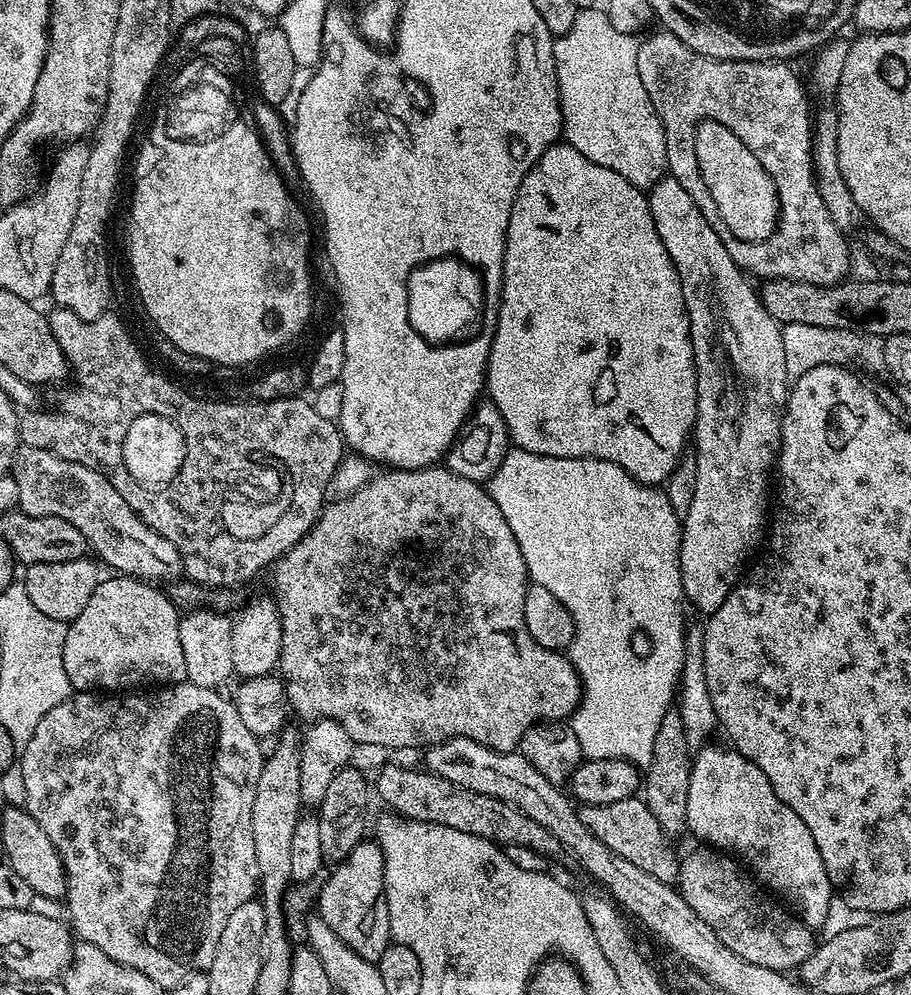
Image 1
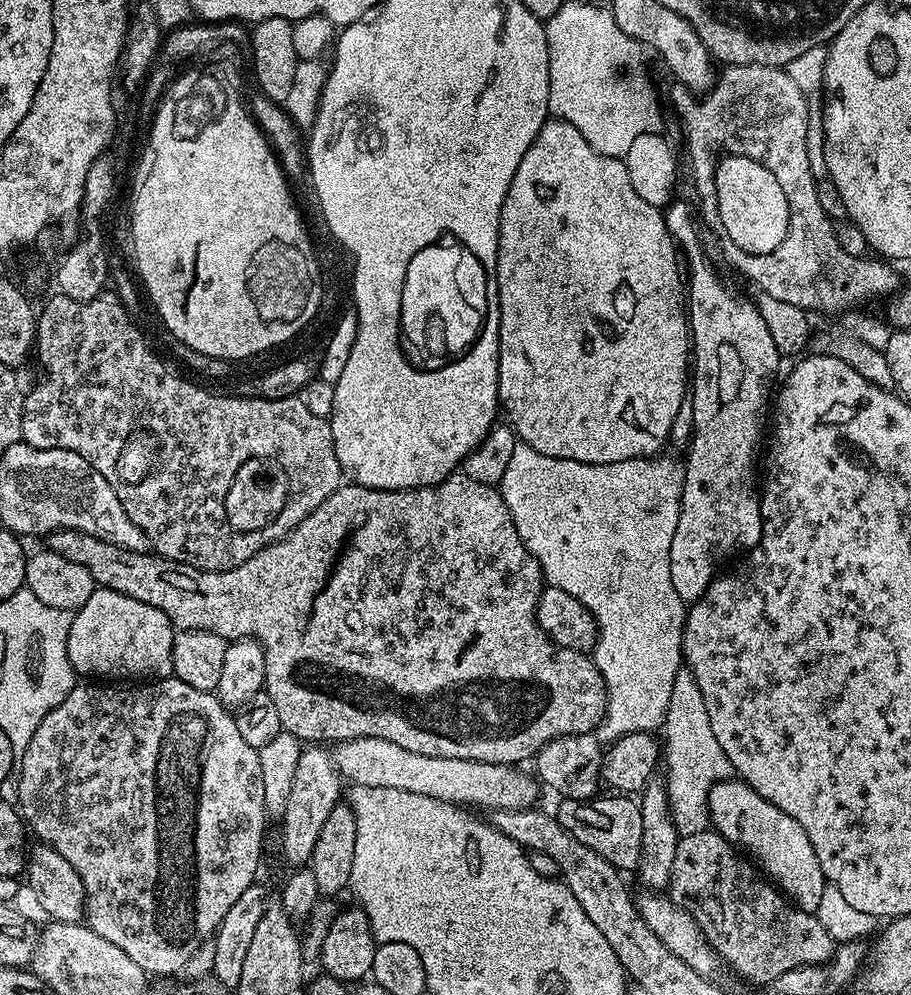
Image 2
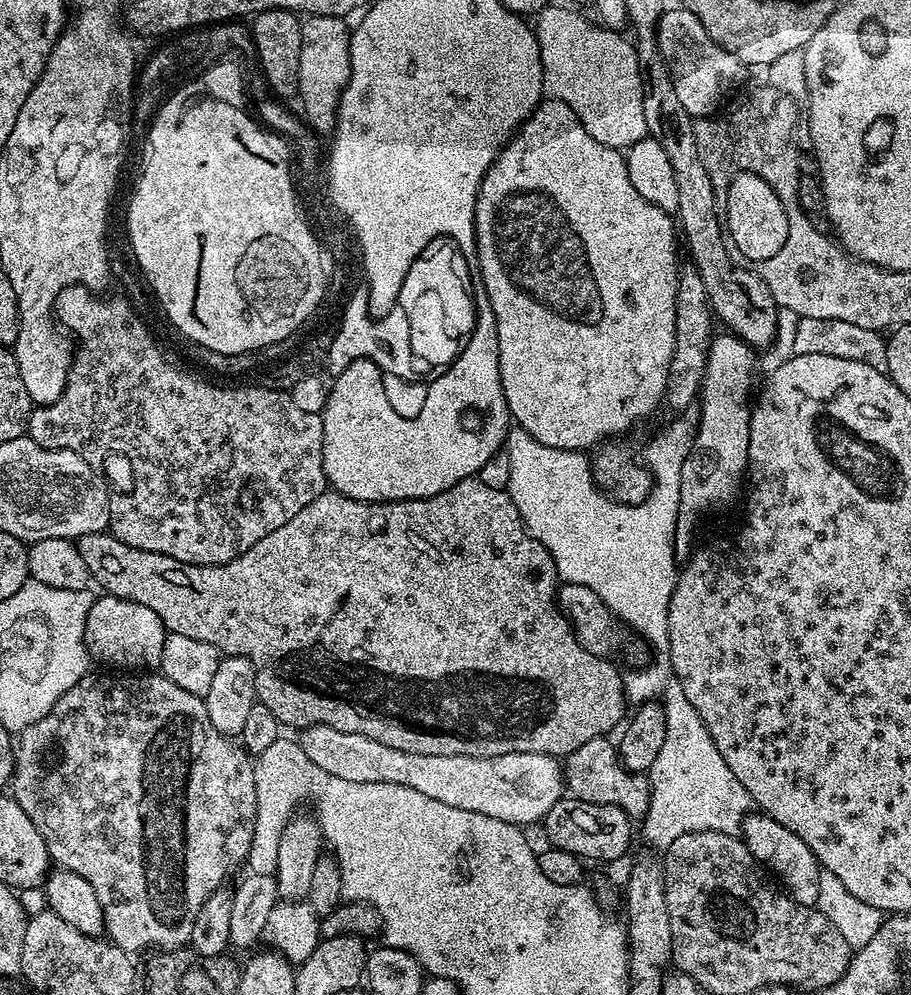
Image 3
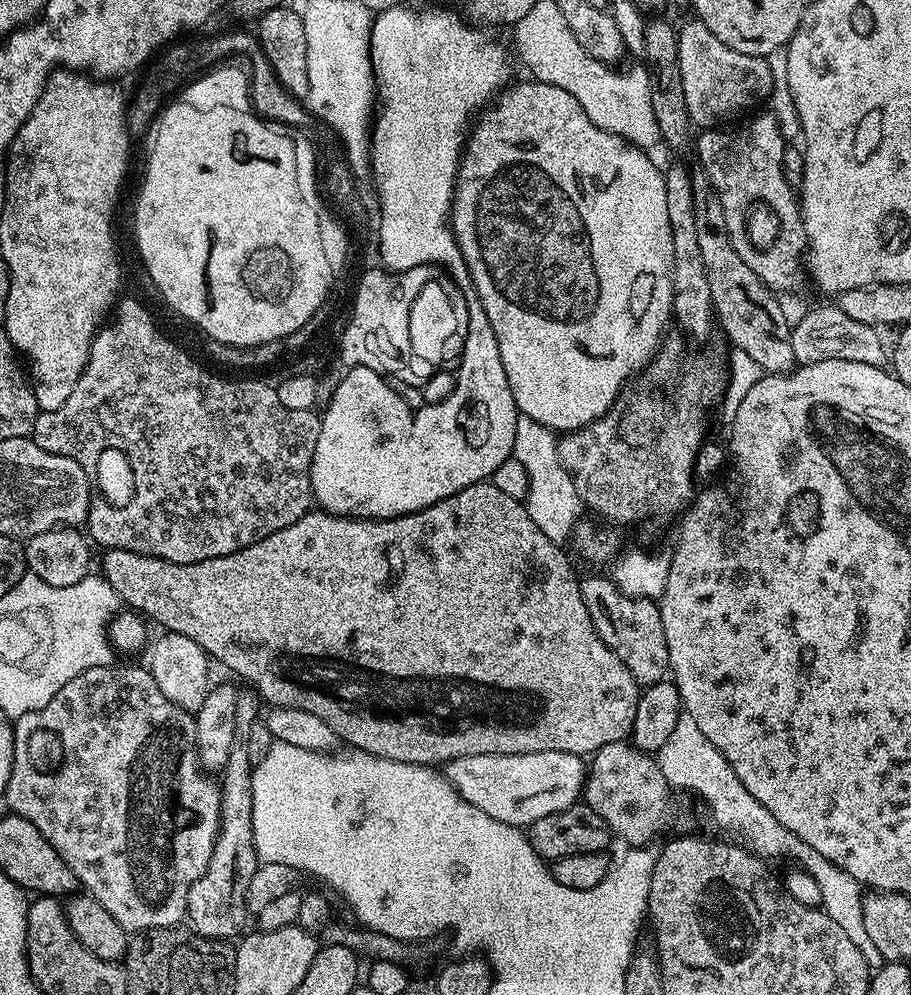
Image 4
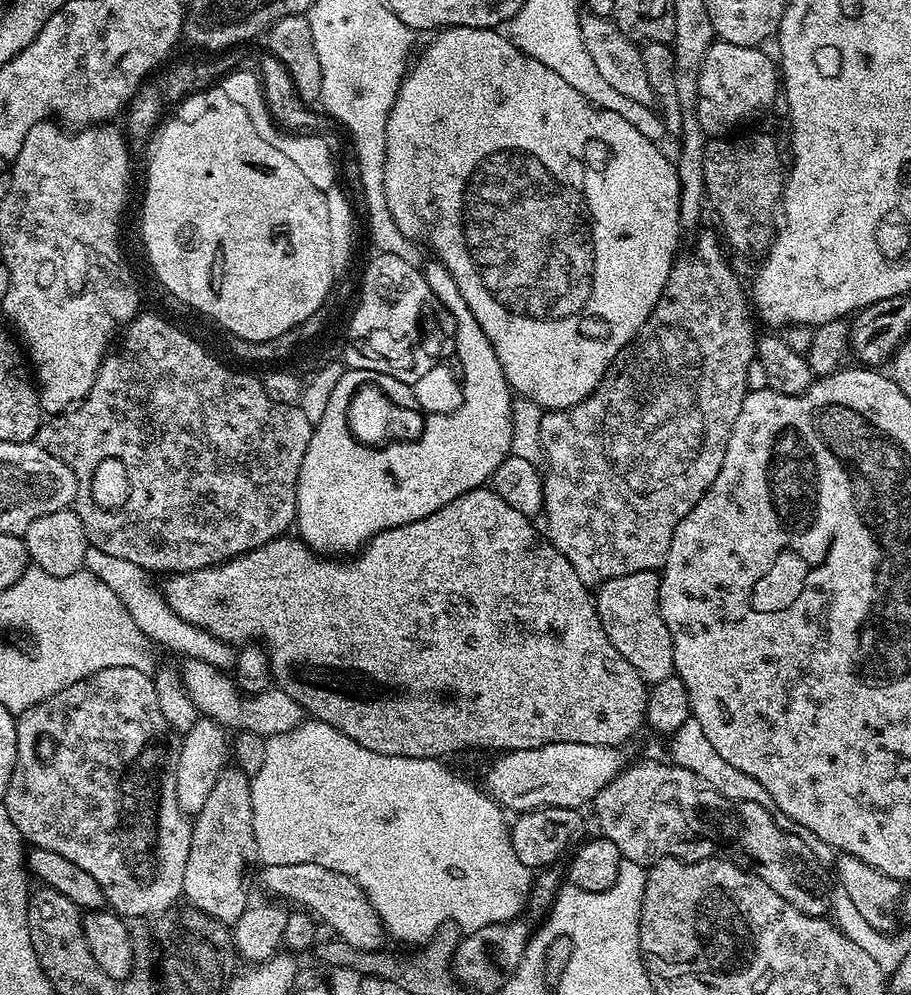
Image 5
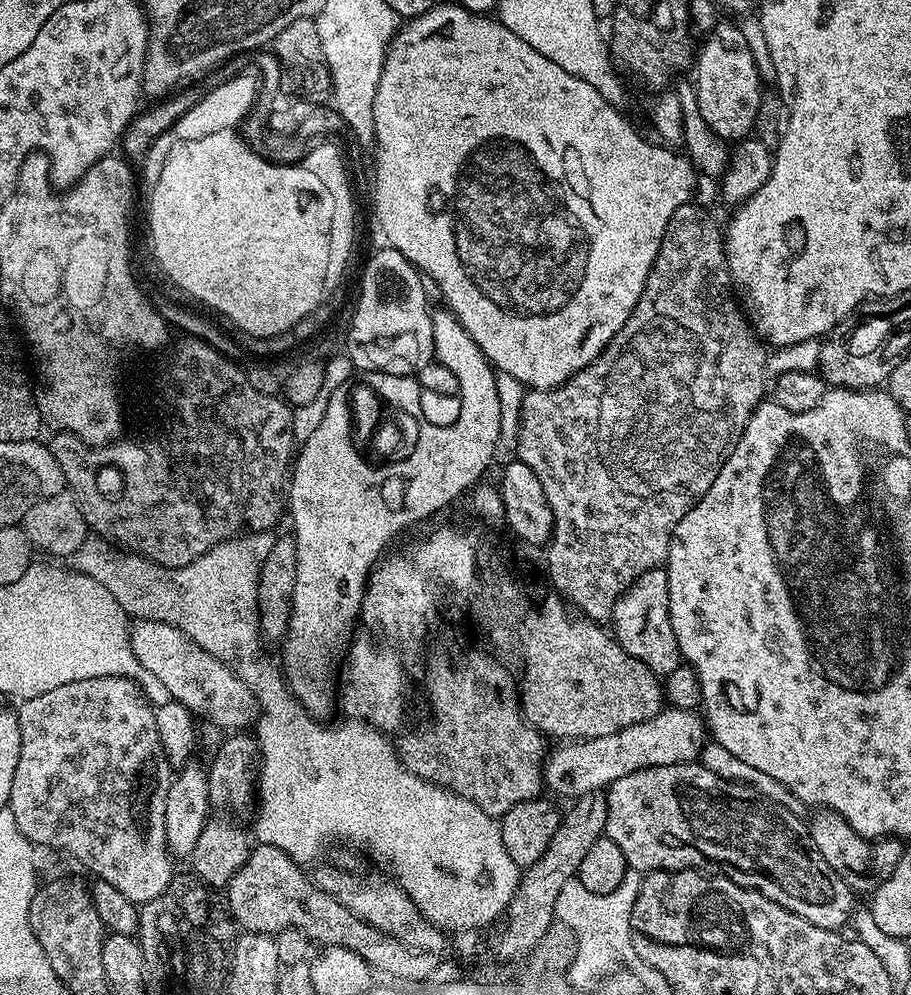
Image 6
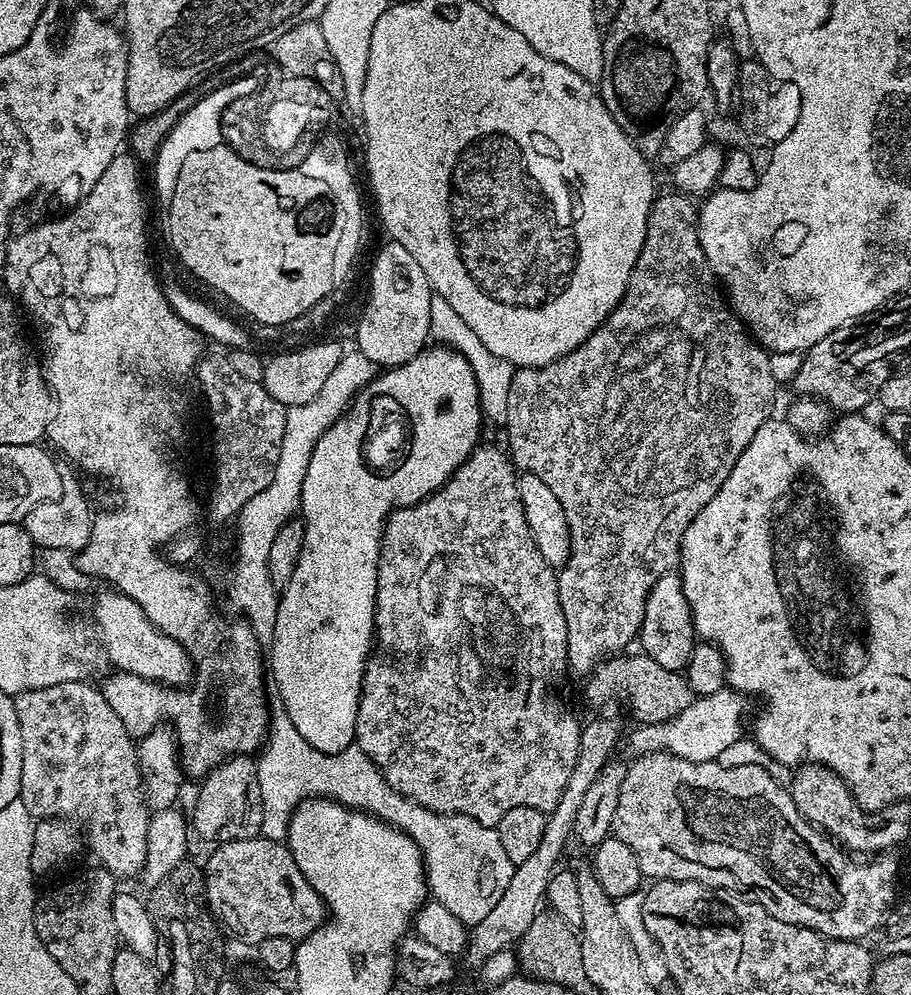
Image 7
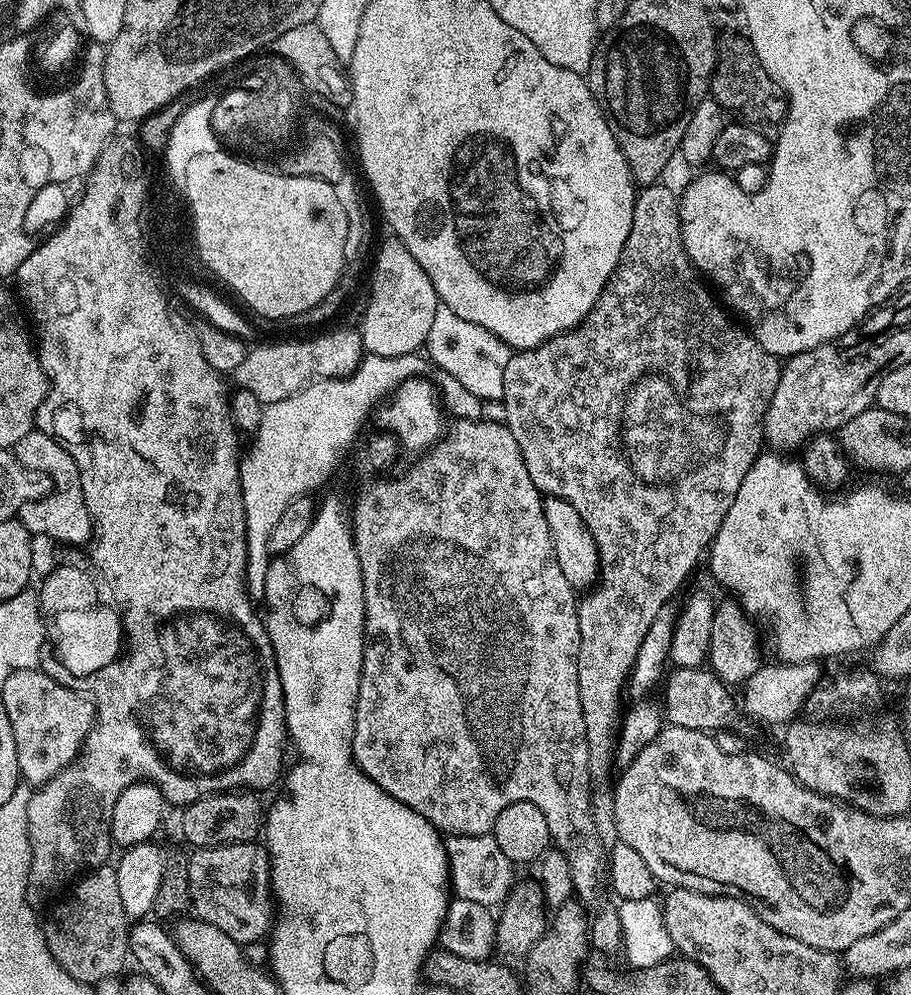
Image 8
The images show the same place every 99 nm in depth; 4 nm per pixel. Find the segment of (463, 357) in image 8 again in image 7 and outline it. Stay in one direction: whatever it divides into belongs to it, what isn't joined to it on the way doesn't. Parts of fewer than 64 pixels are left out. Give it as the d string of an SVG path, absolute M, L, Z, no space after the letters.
M432 296L428 326L431 339L434 338L441 345L447 346L449 349L452 347L454 351L461 352L464 355L464 360L468 363L464 363L467 371L471 373L475 388L480 392L480 405L483 415L487 419L489 416L497 426L503 425L506 418L508 387L512 381L514 371L513 365L506 363L494 354L490 354L490 350L486 350L486 346L482 346L478 334L474 334L474 330L470 330L470 326L466 326L466 322L462 322L462 318L458 318L458 314L454 314L450 304L443 300L441 296Z

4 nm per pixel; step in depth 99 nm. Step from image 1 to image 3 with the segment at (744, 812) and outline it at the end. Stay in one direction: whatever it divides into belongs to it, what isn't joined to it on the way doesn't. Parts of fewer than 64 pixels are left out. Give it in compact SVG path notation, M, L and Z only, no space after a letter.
M752 814L744 822L742 839L750 850L750 854L754 854L756 863L767 869L779 881L783 891L802 906L816 907L818 878L822 869L820 863L816 861L816 856L810 850L810 846L806 846L806 842L802 842L802 838L798 838L798 834L794 834L789 828L782 826L782 822L774 822L774 818L763 814Z

